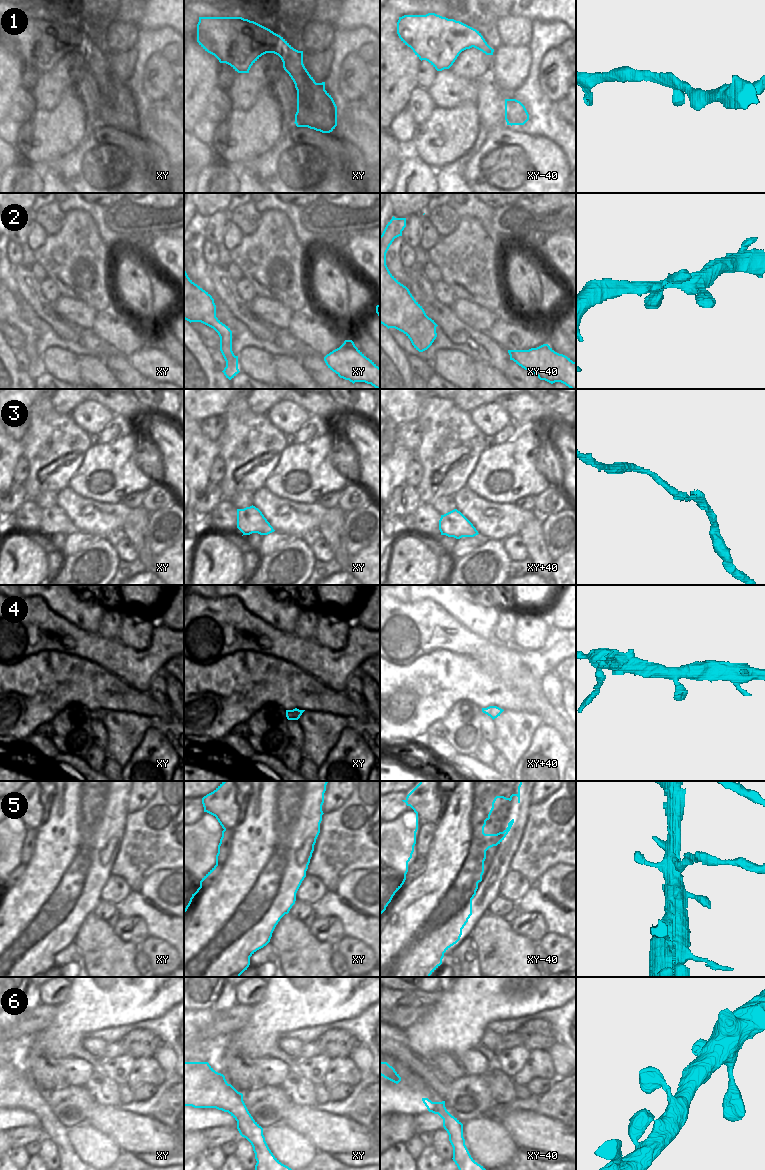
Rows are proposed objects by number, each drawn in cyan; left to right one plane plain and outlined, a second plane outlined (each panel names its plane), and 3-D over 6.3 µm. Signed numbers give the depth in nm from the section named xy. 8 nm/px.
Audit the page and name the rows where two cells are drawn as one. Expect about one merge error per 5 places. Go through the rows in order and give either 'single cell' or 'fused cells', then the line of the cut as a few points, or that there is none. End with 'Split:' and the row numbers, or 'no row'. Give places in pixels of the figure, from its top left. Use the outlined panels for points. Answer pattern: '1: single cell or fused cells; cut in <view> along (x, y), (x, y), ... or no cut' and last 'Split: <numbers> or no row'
1: single cell; no cut
2: single cell; no cut
3: single cell; no cut
4: single cell; no cut
5: fused cells; cut in xy along (203, 803), (212, 801), (217, 806), (237, 809), (240, 818)
6: single cell; no cut
Split: 5

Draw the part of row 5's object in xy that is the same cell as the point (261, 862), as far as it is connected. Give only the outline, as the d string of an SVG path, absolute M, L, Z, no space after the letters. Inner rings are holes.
M223 781L213 792L202 798L202 804L213 801L217 807L225 806L227 810L239 810L240 819L231 830L222 831L216 865L202 878L200 887L192 894L184 909L184 977L240 977L249 967L250 957L270 942L276 925L295 904L296 893L306 877L314 845L320 833L327 783L328 781Z

